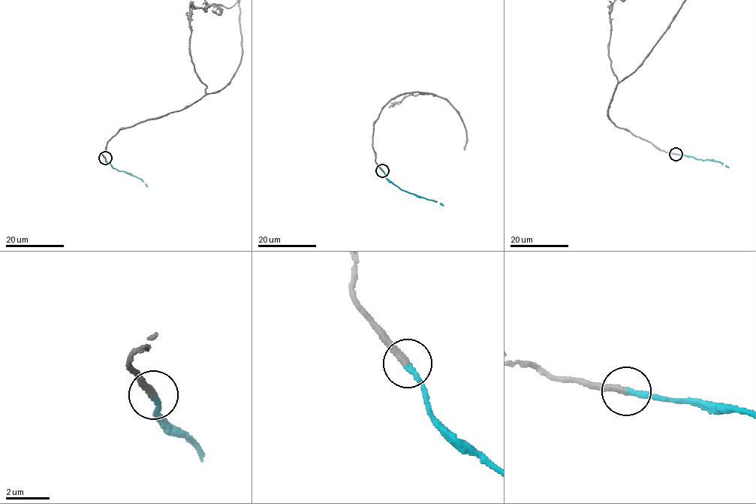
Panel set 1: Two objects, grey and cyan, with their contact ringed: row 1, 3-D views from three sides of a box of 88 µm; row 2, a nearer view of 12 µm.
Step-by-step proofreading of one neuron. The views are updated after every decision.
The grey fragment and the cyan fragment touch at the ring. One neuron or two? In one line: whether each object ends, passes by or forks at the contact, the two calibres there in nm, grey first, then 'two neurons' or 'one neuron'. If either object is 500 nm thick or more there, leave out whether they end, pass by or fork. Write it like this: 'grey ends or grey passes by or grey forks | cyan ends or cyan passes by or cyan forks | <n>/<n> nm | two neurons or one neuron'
grey ends | cyan ends | 320/280 nm | one neuron

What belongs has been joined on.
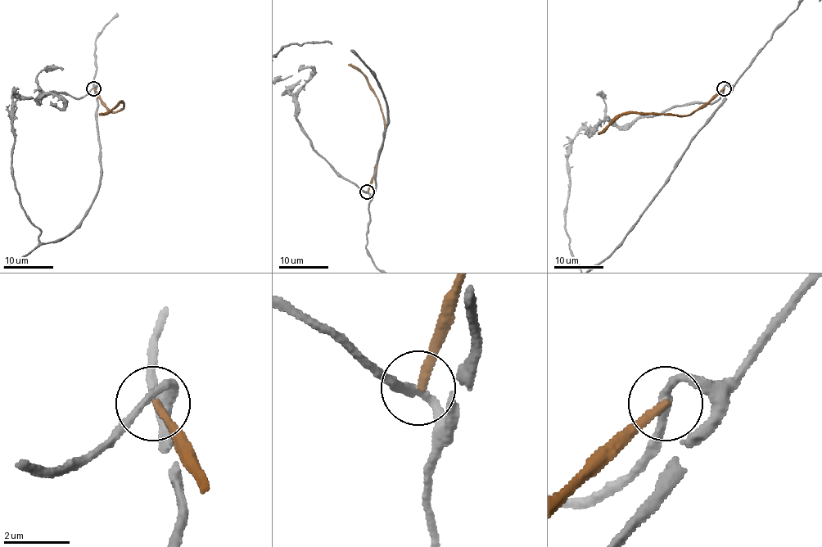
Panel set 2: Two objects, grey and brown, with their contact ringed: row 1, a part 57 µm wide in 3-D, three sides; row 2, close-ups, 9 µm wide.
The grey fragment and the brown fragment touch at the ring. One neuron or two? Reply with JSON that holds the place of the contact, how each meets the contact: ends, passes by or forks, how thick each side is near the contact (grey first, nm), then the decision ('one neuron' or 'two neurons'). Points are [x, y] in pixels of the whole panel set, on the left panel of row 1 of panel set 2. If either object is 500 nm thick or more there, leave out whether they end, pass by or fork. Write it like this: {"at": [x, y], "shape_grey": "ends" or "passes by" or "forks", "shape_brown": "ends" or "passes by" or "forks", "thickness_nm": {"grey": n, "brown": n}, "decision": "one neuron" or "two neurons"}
{"at": [93, 88], "shape_grey": "passes by", "shape_brown": "ends", "thickness_nm": {"grey": 200, "brown": 200}, "decision": "two neurons"}

